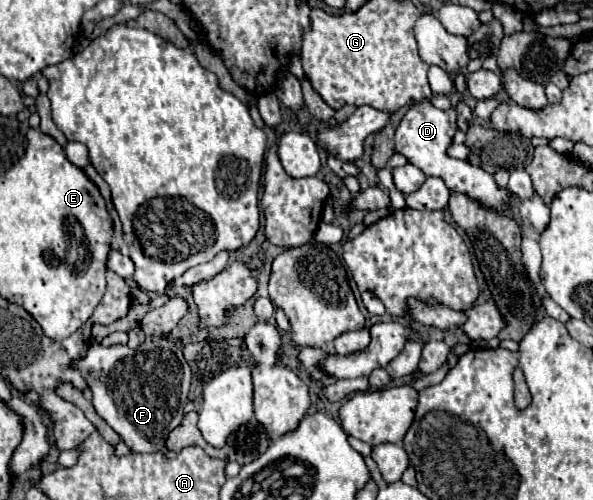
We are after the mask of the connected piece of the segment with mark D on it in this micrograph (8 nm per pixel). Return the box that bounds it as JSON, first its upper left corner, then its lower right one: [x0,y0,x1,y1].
[396,100,512,212]

